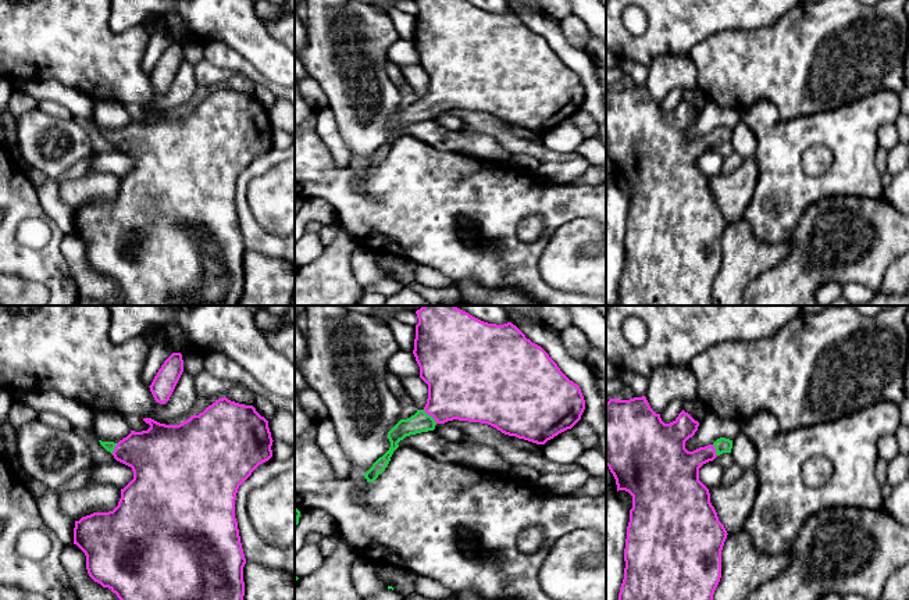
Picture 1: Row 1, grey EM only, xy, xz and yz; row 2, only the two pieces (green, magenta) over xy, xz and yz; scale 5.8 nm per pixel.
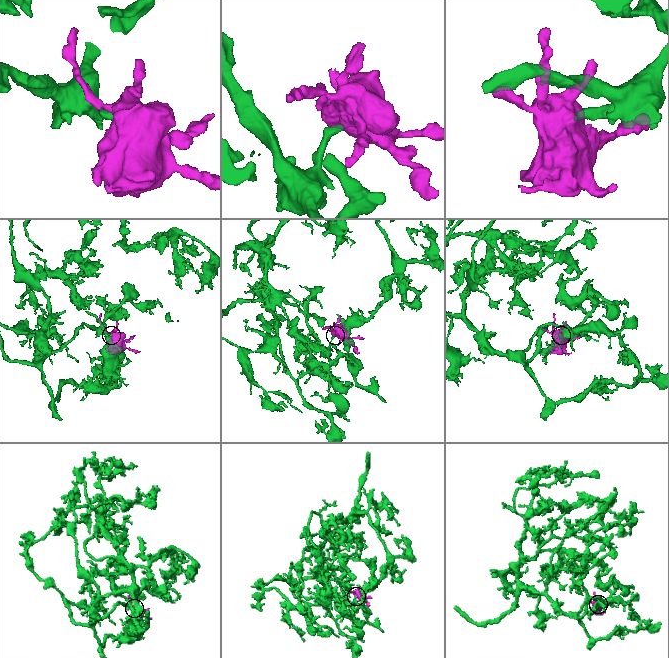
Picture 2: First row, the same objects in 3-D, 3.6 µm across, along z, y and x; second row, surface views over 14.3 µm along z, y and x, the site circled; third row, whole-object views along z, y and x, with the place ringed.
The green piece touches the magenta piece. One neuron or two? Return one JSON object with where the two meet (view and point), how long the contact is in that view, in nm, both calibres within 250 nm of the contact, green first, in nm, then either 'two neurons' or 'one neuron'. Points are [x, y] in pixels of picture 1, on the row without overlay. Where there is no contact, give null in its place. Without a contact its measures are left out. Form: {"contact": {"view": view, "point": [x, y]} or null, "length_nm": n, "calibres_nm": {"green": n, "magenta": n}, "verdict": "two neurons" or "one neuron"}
{"contact": {"view": "xz", "point": [430, 104]}, "length_nm": 120, "calibres_nm": {"green": 120, "magenta": 380}, "verdict": "one neuron"}

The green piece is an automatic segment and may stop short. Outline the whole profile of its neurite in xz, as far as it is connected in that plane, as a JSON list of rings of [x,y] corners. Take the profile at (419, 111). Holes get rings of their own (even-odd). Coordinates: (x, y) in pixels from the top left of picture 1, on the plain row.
[[[466,0],[416,3],[418,12],[413,43],[420,56],[420,67],[428,74],[427,93],[410,107],[400,108],[388,121],[391,136],[366,161],[367,171],[374,171],[385,160],[400,129],[434,119],[436,112],[453,108],[481,111],[505,124],[545,133],[581,108],[585,89],[580,75],[511,11],[488,12]]]

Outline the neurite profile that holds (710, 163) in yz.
[[[709,150],[699,157],[699,169],[707,176],[721,174],[724,157],[716,150]]]

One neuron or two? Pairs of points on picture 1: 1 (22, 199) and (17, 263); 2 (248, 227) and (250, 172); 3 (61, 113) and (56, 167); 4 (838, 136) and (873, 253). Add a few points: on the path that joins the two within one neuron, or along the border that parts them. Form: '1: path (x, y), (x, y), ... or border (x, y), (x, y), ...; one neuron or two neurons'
1: path (14, 214), (14, 247); one neuron
2: path (245, 213), (242, 207), (242, 186); one neuron
3: border (36, 109), (60, 118), (71, 117); two neurons
4: border (881, 196), (823, 197); two neurons

